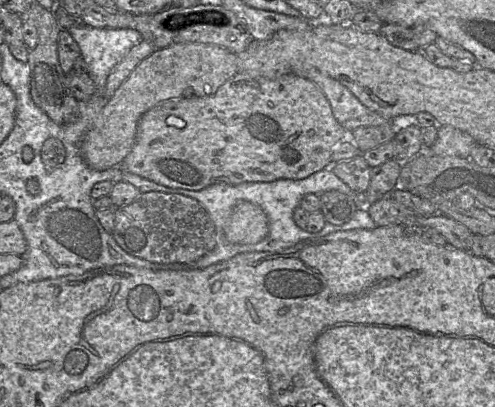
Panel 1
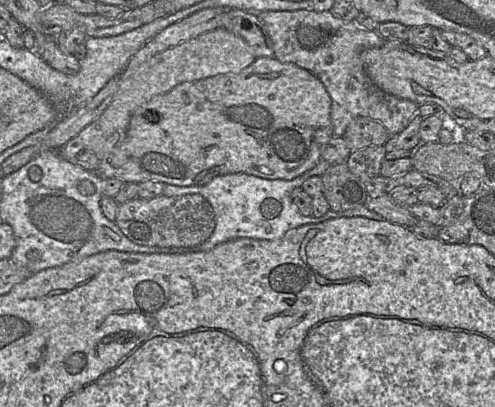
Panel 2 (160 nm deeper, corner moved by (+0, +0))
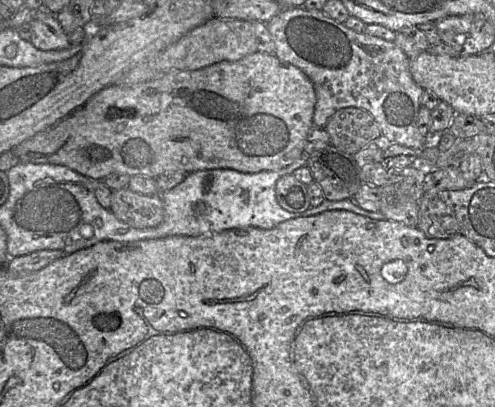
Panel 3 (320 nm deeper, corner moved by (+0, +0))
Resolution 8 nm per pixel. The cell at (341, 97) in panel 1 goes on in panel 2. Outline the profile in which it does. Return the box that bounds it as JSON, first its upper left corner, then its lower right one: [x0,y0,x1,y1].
[257,11,419,137]

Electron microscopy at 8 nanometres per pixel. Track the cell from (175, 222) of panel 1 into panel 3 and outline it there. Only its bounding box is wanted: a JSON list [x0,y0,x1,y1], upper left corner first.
[109,187,164,229]

